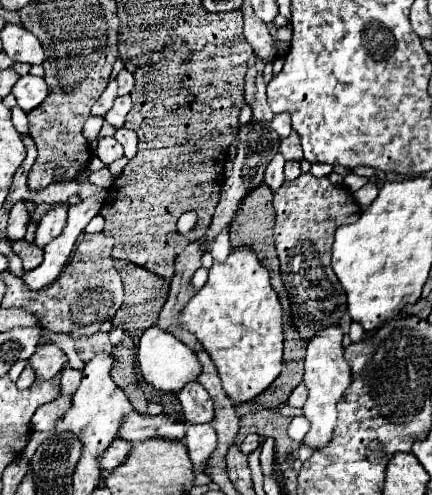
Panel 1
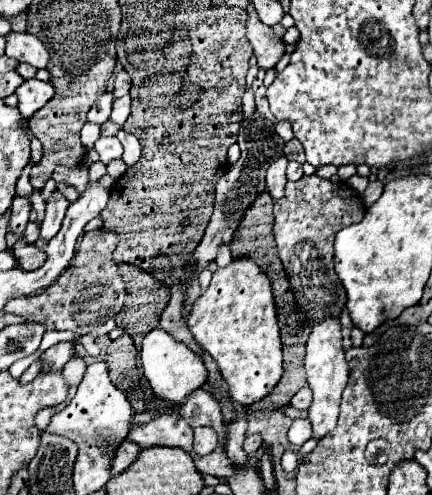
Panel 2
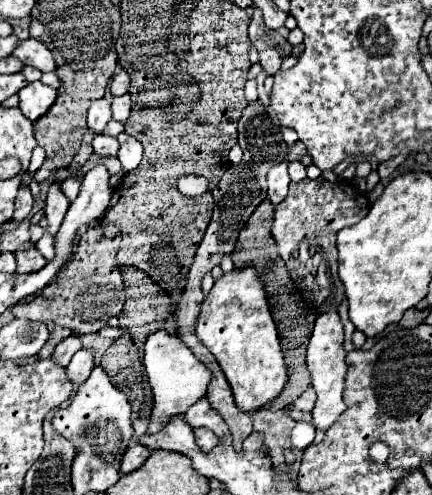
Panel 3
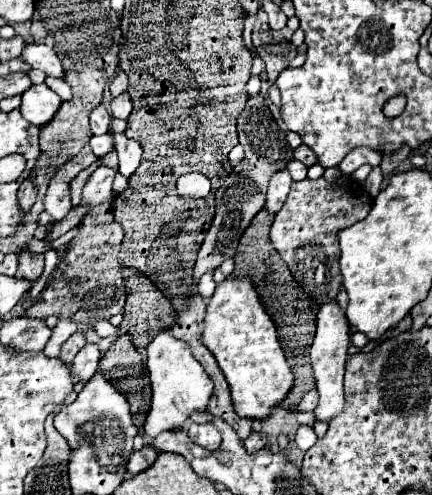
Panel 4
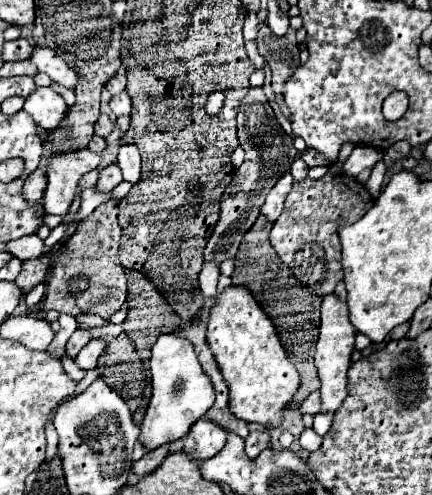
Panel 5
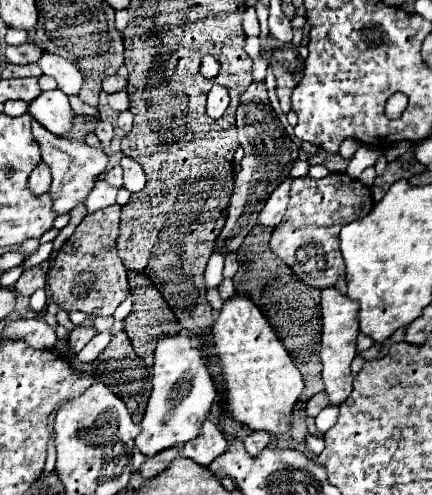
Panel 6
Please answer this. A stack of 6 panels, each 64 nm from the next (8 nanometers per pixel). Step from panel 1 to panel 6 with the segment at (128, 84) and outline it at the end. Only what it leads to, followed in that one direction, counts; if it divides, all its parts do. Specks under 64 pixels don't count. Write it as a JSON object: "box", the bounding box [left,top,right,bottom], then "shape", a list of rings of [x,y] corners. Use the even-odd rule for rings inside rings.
{"box":[102,74,126,94],"shape":[[[114,74],[114,76],[108,76],[104,82],[102,82],[102,90],[112,94],[112,92],[118,92],[118,90],[124,90],[126,88],[126,80],[120,76],[120,74]]]}

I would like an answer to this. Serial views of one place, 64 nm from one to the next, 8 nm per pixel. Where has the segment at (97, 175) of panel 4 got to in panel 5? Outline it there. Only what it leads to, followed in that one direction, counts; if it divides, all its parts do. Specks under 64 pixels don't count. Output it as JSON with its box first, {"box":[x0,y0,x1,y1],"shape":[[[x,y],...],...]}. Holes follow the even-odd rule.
{"box":[94,164,122,192],"shape":[[[112,164],[112,166],[106,166],[106,168],[100,170],[100,176],[98,176],[98,182],[96,182],[94,188],[98,192],[110,192],[120,180],[122,180],[120,168],[116,164]]]}

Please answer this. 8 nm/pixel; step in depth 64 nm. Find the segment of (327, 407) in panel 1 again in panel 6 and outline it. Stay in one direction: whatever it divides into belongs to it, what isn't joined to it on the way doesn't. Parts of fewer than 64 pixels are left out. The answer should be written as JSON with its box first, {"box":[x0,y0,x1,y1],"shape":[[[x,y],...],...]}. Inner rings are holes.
{"box":[320,288,356,406],"shape":[[[336,288],[322,290],[322,342],[320,342],[320,362],[322,362],[322,380],[328,406],[340,406],[346,396],[352,392],[352,372],[350,364],[356,356],[356,302],[340,294]]]}

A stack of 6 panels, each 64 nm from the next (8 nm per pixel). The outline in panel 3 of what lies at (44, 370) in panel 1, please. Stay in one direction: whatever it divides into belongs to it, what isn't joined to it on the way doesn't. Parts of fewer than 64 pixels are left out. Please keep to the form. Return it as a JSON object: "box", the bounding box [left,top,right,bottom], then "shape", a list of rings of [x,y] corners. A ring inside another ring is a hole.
{"box":[52,336,82,366],"shape":[[[68,336],[68,338],[64,338],[56,348],[54,348],[54,352],[52,352],[52,362],[56,362],[58,366],[66,366],[68,362],[70,362],[70,358],[78,352],[82,348],[82,342],[80,342],[80,338],[78,336]]]}

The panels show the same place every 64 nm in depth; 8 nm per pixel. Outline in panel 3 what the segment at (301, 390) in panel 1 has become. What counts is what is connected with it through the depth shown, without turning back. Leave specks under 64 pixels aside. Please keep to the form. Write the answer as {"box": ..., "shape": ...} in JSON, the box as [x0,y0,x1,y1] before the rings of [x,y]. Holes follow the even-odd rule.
{"box":[294,388,316,412],"shape":[[[308,388],[306,392],[302,392],[296,402],[294,402],[294,408],[296,410],[302,410],[302,412],[310,412],[314,408],[314,402],[316,402],[316,392],[314,388]]]}

